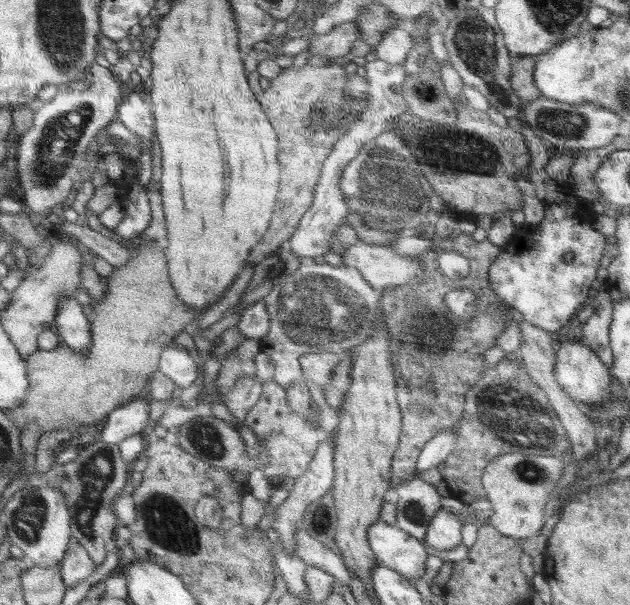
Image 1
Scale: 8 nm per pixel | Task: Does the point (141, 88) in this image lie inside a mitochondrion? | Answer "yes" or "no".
no

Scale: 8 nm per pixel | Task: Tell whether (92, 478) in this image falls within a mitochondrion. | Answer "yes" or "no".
yes

